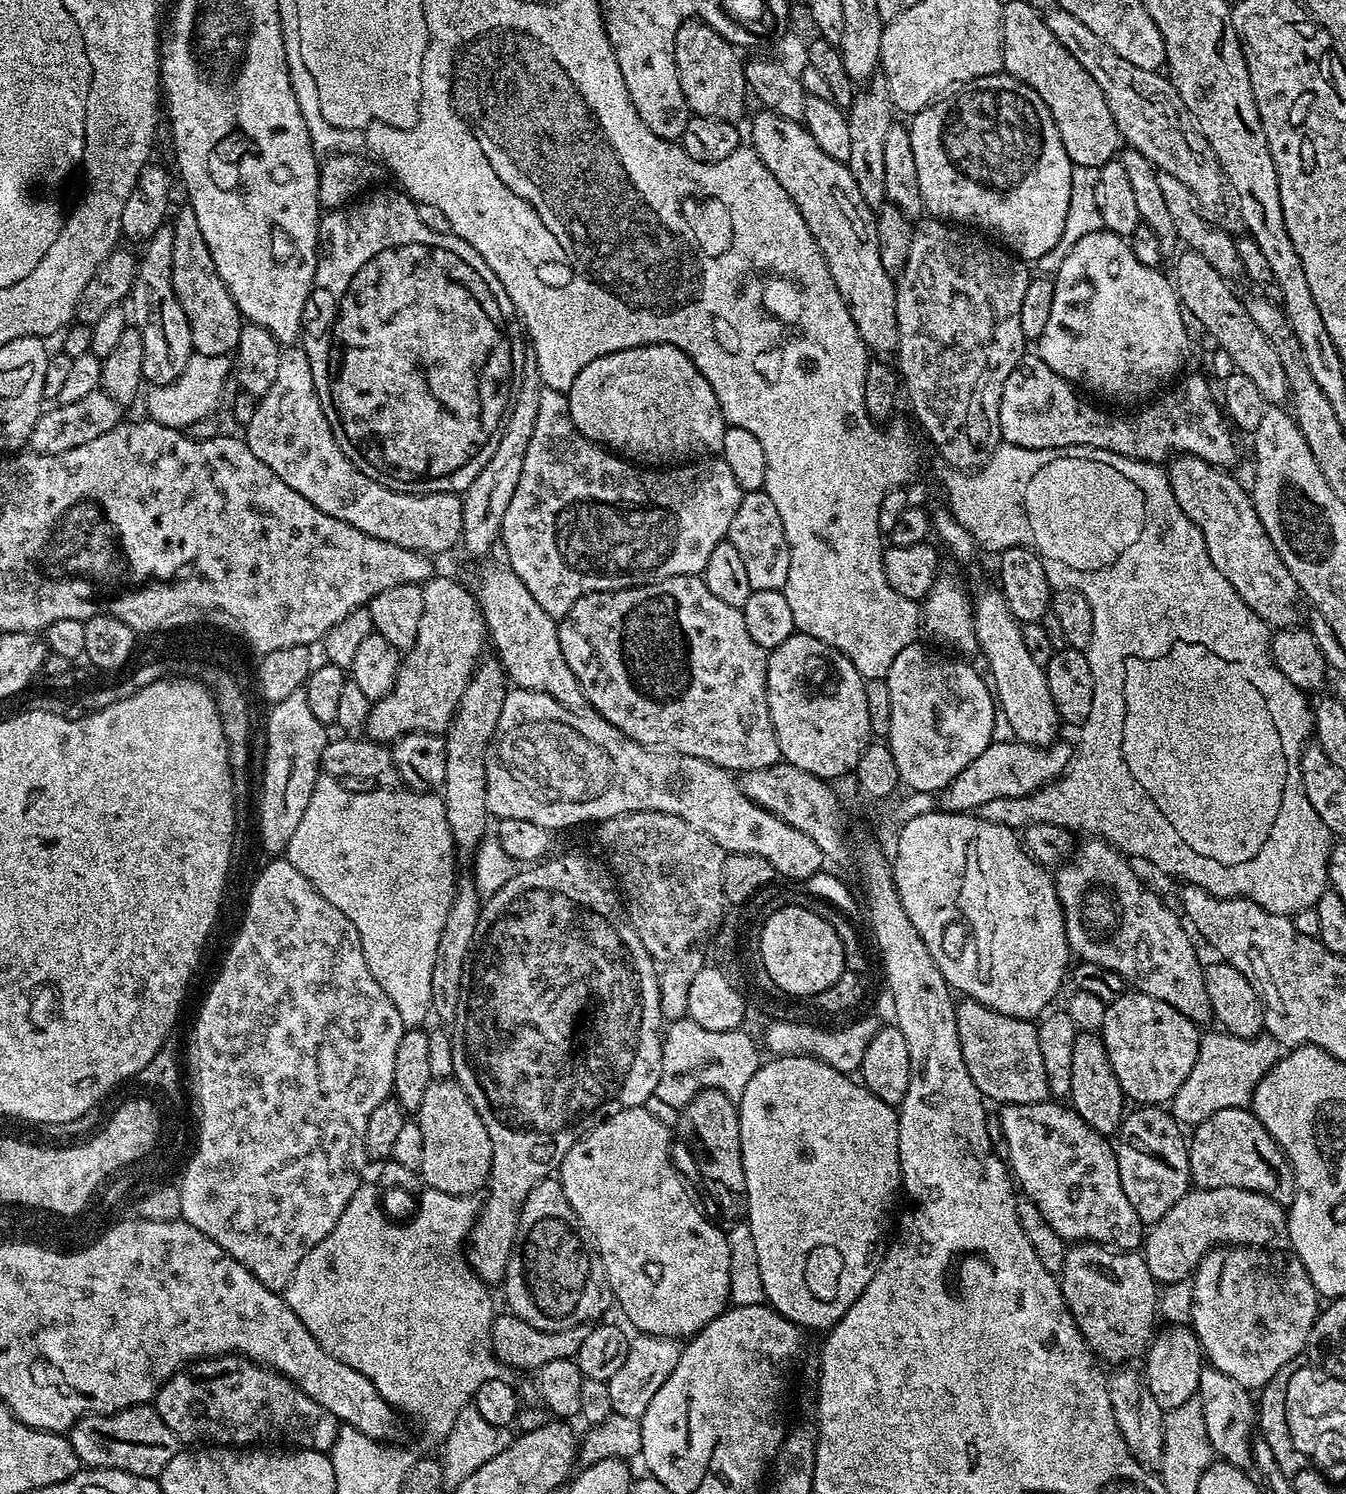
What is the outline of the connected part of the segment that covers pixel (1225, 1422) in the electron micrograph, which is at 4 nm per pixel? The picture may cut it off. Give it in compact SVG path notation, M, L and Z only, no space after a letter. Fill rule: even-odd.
M1206 1366L1200 1374L1198 1399L1206 1418L1206 1434L1213 1453L1223 1463L1245 1470L1252 1468L1252 1441L1258 1424L1258 1404L1253 1393L1222 1370Z

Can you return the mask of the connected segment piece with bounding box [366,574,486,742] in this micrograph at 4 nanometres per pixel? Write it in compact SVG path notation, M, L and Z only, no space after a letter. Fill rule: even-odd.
M440 574L433 575L423 590L422 622L418 622L414 646L403 653L396 685L369 710L367 739L392 742L405 732L447 733L462 694L485 655L484 616L475 595L458 581Z

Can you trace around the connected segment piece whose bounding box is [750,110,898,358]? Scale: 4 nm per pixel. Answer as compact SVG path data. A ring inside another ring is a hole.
M767 110L757 111L752 120L751 147L756 149L758 158L778 178L778 186L790 194L790 198L798 206L810 234L816 239L820 252L828 264L830 274L834 278L834 286L838 294L846 302L850 310L850 318L862 338L865 349L869 353L888 358L896 352L898 346L898 318L896 317L896 286L893 277L882 270L882 258L878 258L878 234L873 209L862 198L858 185L854 182L854 174L850 174L847 164L839 164L830 154L826 154L814 142L803 123L787 120Z

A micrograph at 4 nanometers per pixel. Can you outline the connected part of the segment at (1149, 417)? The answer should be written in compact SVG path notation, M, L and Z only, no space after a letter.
M1026 354L1016 363L1014 370L1010 370L1010 378L1006 378L1004 383L1000 403L1000 435L1003 443L1034 450L1086 446L1098 450L1110 450L1114 454L1131 460L1144 460L1147 464L1160 464L1167 461L1173 454L1179 454L1202 458L1207 464L1227 469L1232 466L1228 464L1236 460L1236 444L1232 441L1234 432L1222 415L1222 408L1217 397L1216 400L1212 397L1211 386L1213 385L1207 379L1205 380L1200 376L1188 376L1185 380L1177 379L1163 393L1165 396L1157 404L1145 403L1143 405L1145 408L1141 412L1132 412L1129 416L1107 416L1102 409L1079 400L1076 397L1077 389L1058 374L1054 374L1054 370L1050 370L1050 366L1042 362L1039 354Z

